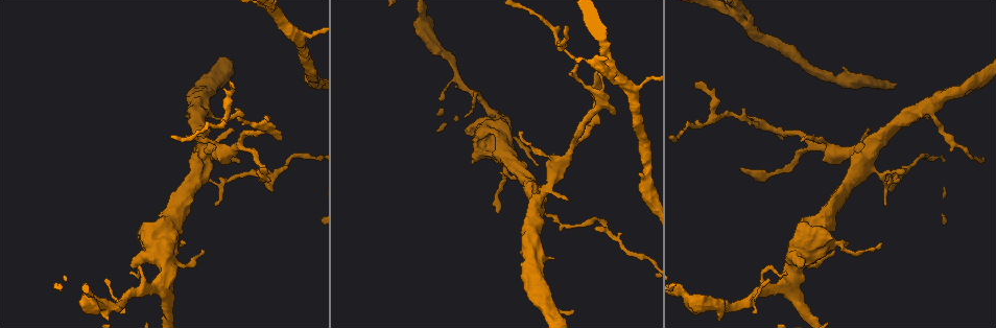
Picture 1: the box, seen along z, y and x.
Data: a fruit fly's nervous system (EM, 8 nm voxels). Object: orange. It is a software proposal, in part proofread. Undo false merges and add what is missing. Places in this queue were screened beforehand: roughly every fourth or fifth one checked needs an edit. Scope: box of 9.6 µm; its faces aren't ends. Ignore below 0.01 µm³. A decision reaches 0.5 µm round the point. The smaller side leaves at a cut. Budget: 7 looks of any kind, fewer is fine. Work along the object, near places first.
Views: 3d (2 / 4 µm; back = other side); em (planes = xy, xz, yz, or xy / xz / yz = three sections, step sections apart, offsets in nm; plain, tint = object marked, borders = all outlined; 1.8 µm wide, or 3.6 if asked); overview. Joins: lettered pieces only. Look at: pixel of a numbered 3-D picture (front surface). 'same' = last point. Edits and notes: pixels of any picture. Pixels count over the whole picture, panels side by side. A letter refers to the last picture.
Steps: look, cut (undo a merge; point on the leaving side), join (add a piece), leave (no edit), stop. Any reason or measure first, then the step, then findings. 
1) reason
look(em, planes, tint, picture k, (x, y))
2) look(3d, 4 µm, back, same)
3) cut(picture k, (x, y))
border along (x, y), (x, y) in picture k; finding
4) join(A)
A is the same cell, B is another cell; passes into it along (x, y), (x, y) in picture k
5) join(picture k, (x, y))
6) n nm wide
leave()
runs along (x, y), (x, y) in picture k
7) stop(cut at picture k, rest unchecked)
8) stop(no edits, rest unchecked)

thick turns thin
look(em, 3.6 µm, planes, tint, picture 1, (815, 245))

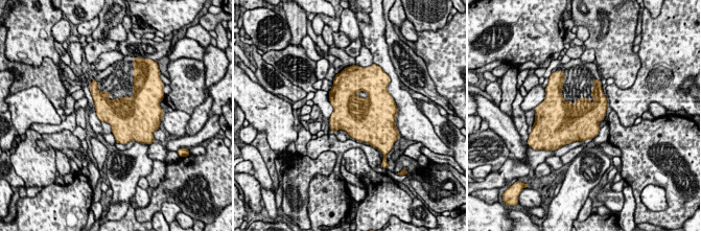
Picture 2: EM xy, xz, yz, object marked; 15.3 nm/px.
what lies round it
look(em, 3.6 µm, planes, borders, same)

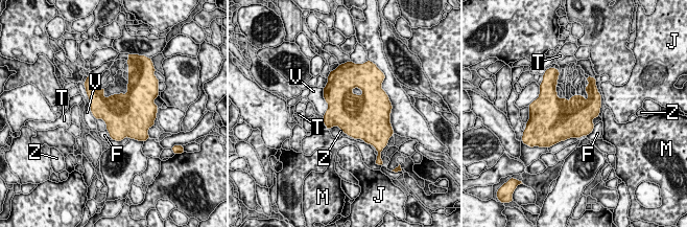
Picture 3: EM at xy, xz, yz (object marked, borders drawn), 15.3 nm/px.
leave()
F, J, M, T, V and Z are other cells; border along (96, 118), (100, 118), (107, 129) in picture 3; all the same neuron

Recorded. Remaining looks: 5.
a fork
look(3d, 2 µm, picture 1, (871, 149))

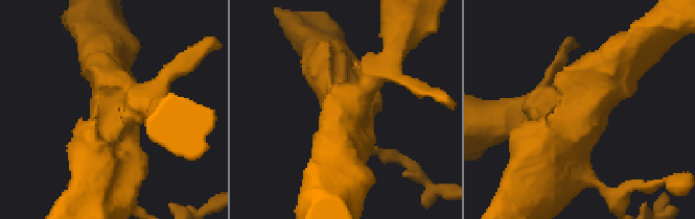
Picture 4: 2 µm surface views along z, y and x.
need the tissue
look(em, yz, step 8, borders, picture 4, (353, 105))

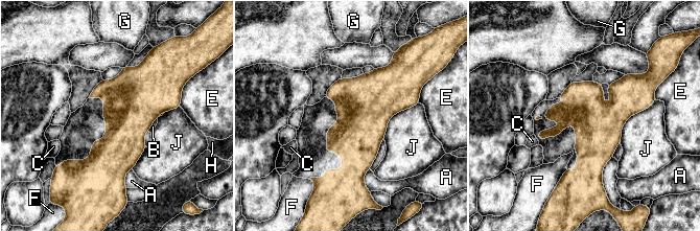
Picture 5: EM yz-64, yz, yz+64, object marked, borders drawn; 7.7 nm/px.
leave()
A, B, C, E, F, G, H and J are other cells; border along (601, 84), (603, 99), (608, 104) in picture 5; one neuron here

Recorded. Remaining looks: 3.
branch stops here
look(em, planes, borders, picture 1, (280, 140))

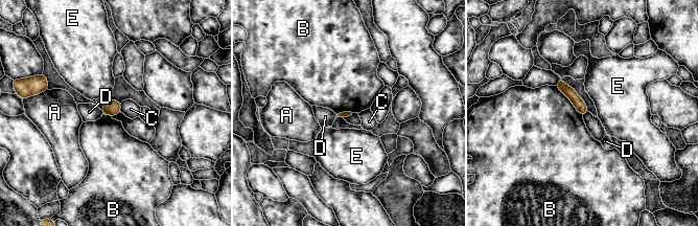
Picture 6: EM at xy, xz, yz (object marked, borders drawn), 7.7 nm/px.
leave()
A, B, C, D and E are other cells; runs along (560, 83), (583, 111) in picture 6; no lettered piece goes on from it

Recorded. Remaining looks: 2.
stop(no edits, rest unchecked)

